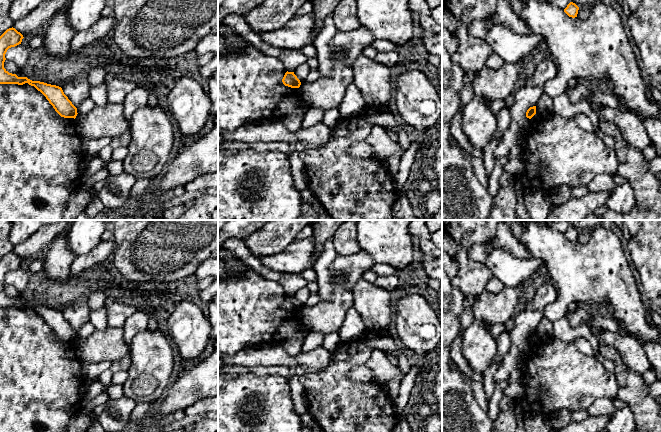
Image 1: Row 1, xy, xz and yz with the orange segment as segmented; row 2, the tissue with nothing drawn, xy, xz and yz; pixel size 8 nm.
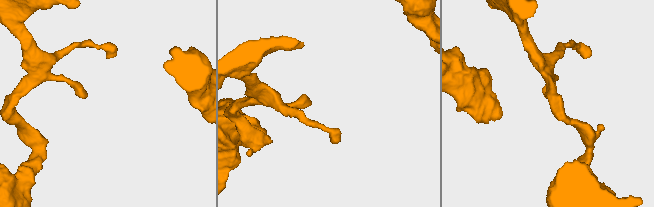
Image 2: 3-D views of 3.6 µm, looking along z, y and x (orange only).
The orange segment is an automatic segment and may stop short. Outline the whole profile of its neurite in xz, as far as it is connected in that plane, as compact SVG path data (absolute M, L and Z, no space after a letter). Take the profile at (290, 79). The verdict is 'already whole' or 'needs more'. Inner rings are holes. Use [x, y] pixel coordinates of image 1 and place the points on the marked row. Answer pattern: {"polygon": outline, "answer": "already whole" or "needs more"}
{"polygon": "M288 71L285 73L282 82L285 86L291 88L299 88L301 85L300 80L297 78L294 72L288 72Z", "answer": "already whole"}

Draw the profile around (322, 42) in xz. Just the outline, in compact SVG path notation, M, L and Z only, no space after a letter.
M330 14L326 17L323 28L313 41L317 50L317 60L319 62L317 71L320 76L330 76L332 73L333 62L331 59L330 47L331 40L337 32L338 30L334 24L333 14Z

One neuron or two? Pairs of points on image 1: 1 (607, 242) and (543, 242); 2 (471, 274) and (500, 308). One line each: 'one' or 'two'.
1: one
2: two

